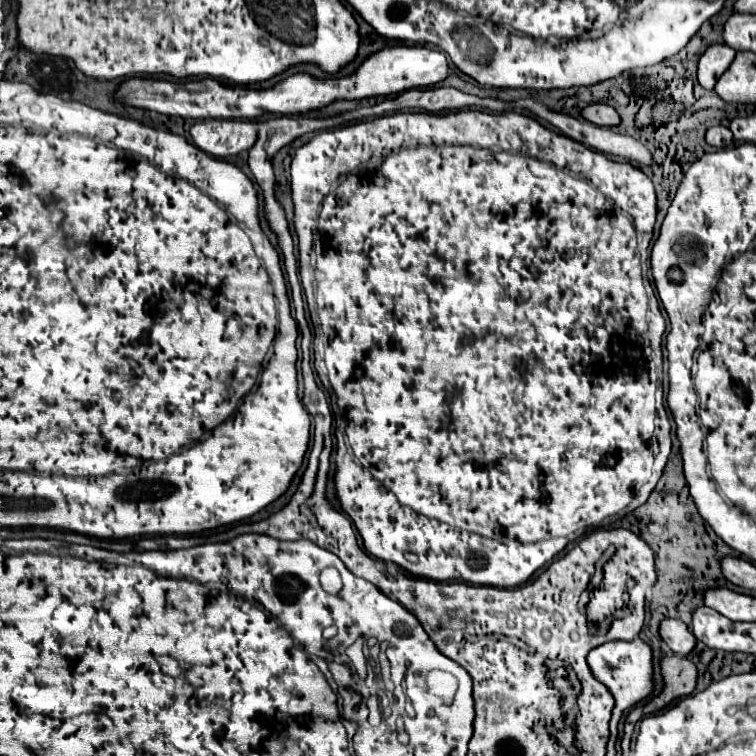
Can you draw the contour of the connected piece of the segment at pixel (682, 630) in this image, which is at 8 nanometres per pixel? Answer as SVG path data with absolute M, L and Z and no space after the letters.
M663 619L659 623L659 635L661 635L661 641L673 653L679 653L679 655L687 655L697 643L695 635L681 619Z

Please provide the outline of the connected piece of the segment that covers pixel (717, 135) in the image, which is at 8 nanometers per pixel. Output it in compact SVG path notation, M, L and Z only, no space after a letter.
M711 127L711 129L707 129L707 143L709 145L713 145L713 147L717 147L717 149L725 149L725 147L729 147L729 145L733 145L733 135L731 135L731 131L727 129L727 127Z

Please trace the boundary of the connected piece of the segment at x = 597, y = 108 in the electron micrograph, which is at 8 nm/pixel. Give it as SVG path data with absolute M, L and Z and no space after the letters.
M605 103L587 105L585 109L581 109L581 117L593 125L599 125L599 127L615 127L621 121L617 111Z

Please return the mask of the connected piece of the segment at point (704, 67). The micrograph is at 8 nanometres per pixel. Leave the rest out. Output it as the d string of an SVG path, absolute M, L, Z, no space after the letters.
M711 45L699 59L699 83L703 89L713 89L717 79L727 71L731 61L735 59L735 51L727 45Z

